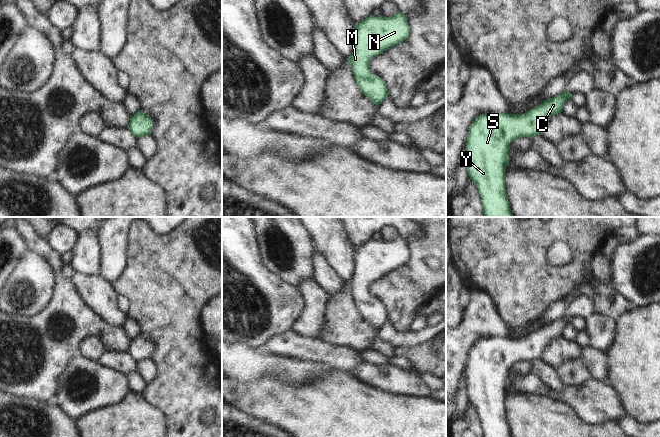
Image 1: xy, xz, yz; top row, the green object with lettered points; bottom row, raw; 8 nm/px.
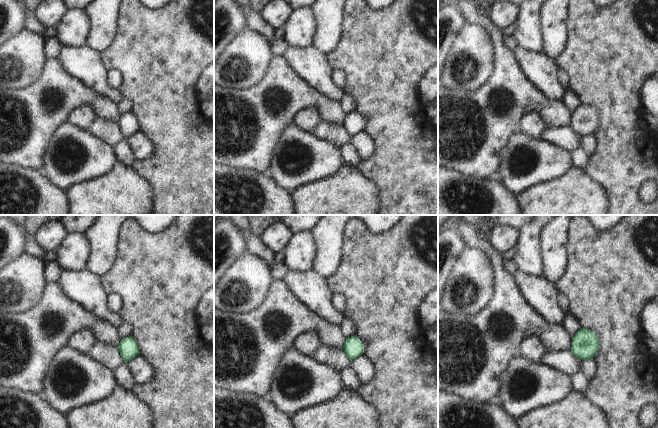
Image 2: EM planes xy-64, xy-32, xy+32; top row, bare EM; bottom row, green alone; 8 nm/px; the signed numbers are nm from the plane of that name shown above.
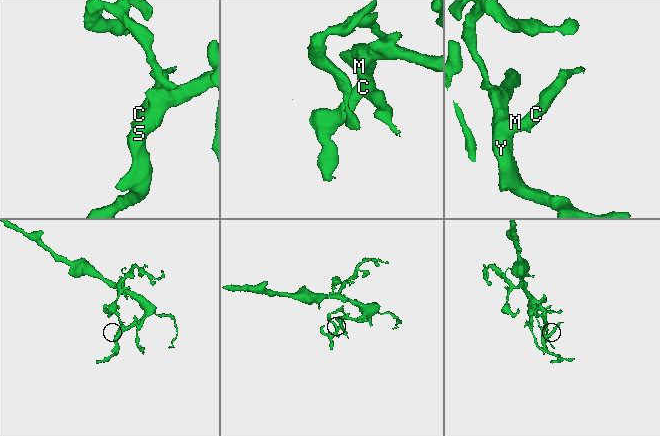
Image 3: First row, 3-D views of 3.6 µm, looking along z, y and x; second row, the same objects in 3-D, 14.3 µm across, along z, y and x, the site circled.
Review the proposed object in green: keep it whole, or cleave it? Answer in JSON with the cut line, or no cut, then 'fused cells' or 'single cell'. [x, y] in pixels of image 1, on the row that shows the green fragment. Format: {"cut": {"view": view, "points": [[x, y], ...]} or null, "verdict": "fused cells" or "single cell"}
{"cut": null, "verdict": "single cell"}

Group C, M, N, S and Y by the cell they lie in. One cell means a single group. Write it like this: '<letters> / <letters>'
C M N S Y

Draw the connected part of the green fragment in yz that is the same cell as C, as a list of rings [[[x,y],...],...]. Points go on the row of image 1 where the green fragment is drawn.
[[[564,90],[525,114],[482,114],[470,125],[466,143],[468,175],[480,194],[484,217],[514,217],[505,185],[510,143],[520,137],[542,135],[549,118],[563,112],[564,103],[572,95]]]

